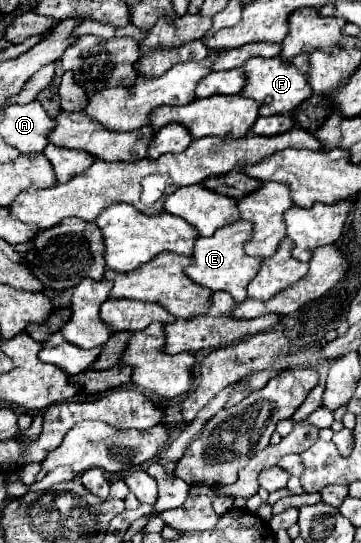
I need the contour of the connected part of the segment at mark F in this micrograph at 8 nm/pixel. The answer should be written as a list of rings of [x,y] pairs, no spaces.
[[[302,54],[294,60],[282,60],[282,58],[252,58],[246,60],[242,70],[246,76],[242,96],[252,98],[260,104],[258,114],[260,116],[272,116],[272,114],[290,114],[302,100],[312,96],[312,88],[306,80],[306,68],[308,66],[308,54]]]

